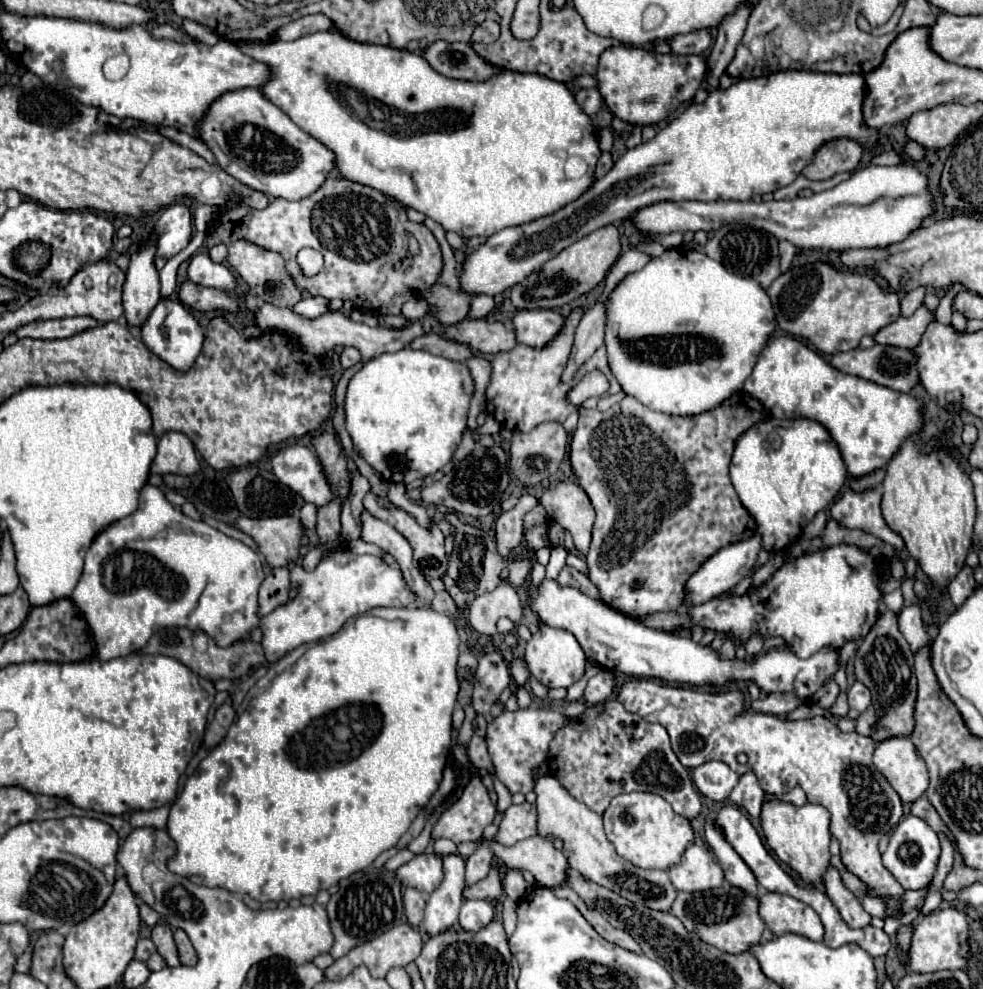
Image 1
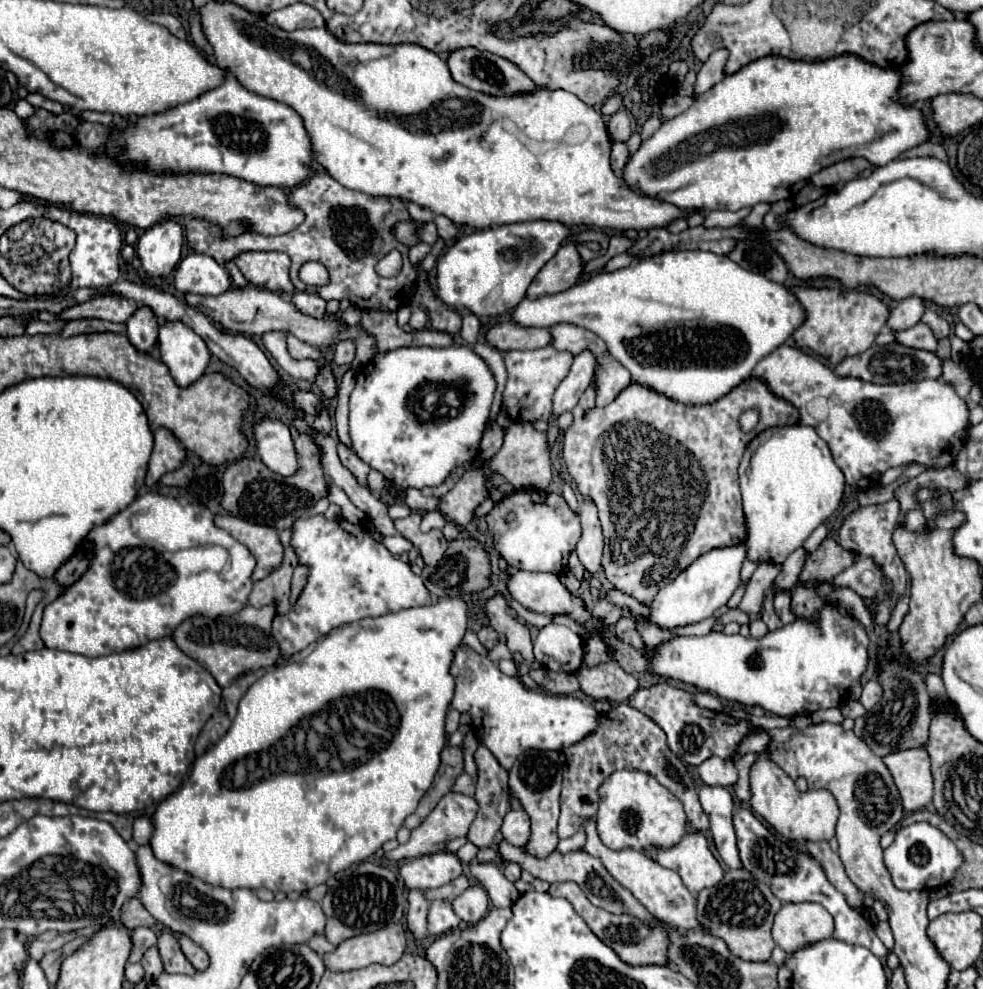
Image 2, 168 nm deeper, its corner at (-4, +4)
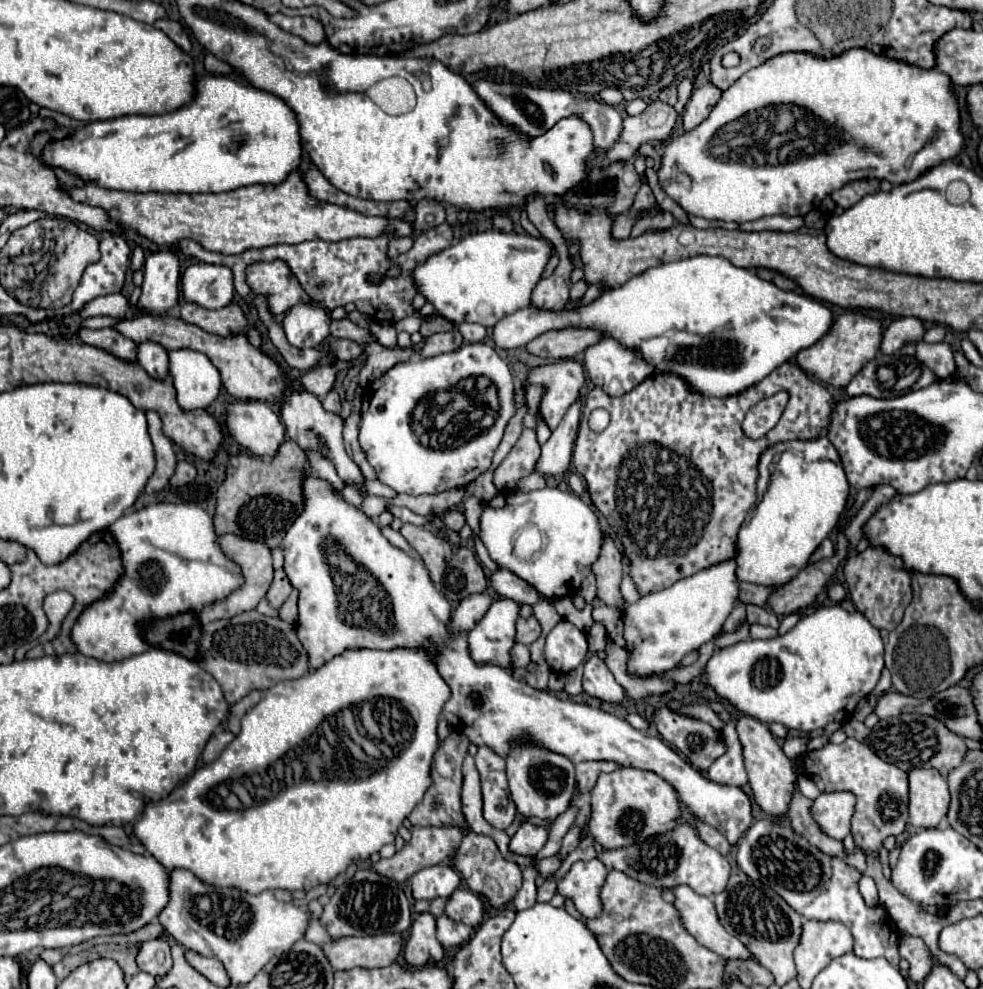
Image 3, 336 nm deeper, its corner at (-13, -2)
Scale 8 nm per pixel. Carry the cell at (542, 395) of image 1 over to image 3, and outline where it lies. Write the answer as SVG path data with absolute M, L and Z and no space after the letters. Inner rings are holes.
M568 358L552 364L542 364L526 374L528 384L544 386L544 396L540 402L540 416L554 430L562 420L568 406L578 396L584 384L584 368L580 362Z

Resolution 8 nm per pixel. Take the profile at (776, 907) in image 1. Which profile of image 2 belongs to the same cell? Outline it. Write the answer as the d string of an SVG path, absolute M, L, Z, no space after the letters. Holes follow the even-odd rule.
M783 904L781 912L775 916L773 938L781 950L795 954L809 944L831 938L833 930L833 916L821 904Z

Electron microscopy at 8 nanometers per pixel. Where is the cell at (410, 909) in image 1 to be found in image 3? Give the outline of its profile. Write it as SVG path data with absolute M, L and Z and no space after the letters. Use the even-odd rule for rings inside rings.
M418 914L414 918L404 956L410 966L424 966L444 958L444 950L436 938L436 918L432 914Z

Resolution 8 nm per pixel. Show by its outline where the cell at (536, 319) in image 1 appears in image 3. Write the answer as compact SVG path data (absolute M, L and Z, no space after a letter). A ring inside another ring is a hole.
M604 338L602 342L588 346L584 350L584 368L586 368L592 384L602 388L608 396L628 394L634 386L638 386L652 374L652 366L648 366L640 354L634 354L632 350L620 346L620 342L616 342L614 338Z

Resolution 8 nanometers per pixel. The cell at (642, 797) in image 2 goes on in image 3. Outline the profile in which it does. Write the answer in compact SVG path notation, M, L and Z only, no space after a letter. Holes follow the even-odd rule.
M620 768L610 774L600 774L592 790L590 804L592 818L588 822L588 830L606 850L634 846L654 834L674 830L680 822L678 792L658 774L638 768Z

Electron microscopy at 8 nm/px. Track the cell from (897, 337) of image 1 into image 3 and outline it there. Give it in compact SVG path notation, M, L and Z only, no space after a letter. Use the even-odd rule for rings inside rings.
M920 340L916 344L916 358L920 362L924 362L938 378L946 378L956 370L952 348L946 342L928 344L928 342Z

